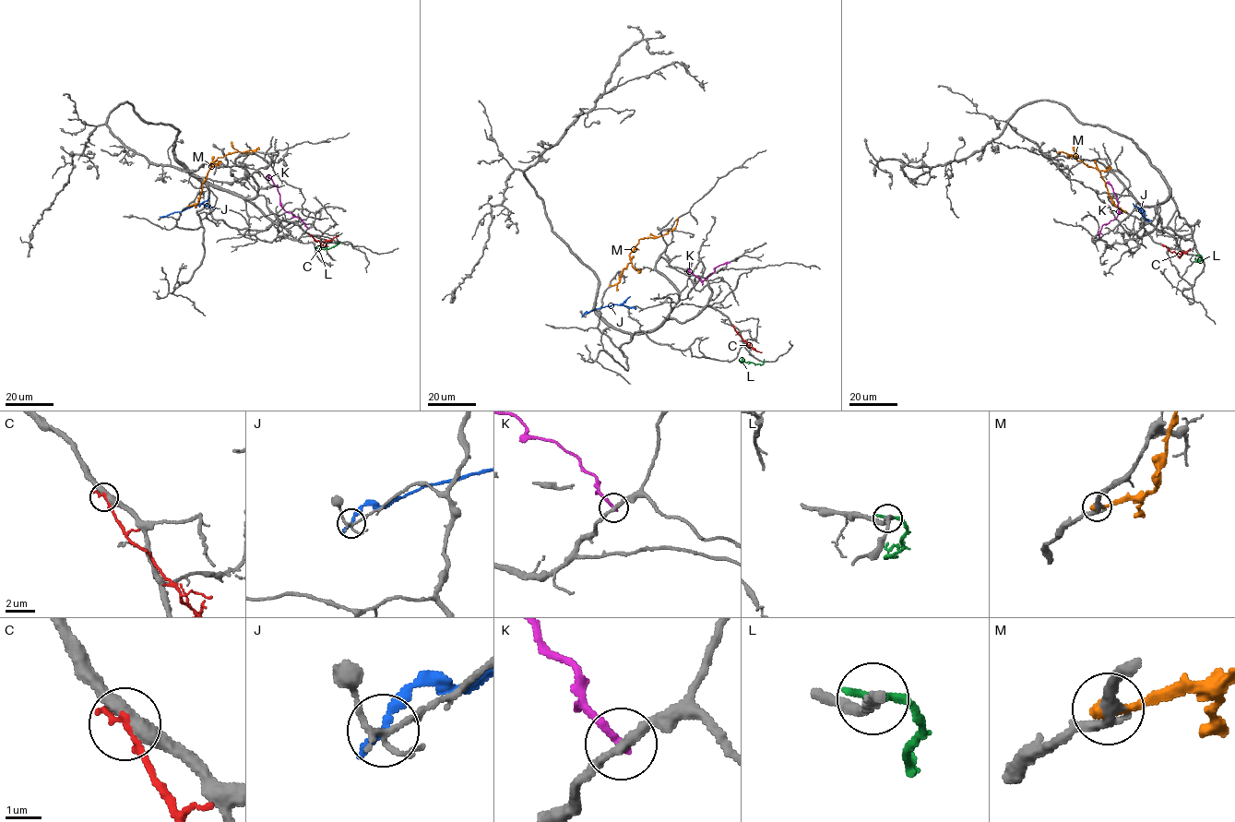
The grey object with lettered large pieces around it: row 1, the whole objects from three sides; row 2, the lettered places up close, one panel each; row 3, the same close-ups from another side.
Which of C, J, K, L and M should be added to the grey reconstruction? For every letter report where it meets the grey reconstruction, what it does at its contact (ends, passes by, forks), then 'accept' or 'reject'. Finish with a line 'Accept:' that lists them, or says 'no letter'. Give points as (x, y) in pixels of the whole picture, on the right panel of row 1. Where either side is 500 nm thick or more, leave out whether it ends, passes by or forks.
C: contact (1163, 245); it ends; reject
J: contact (1149, 220); it ends; reject
K: contact (1099, 236); it ends; reject
L: contact (1198, 255); it ends; reject
M: contact (1121, 209); it ends; reject
Accept: no letter

